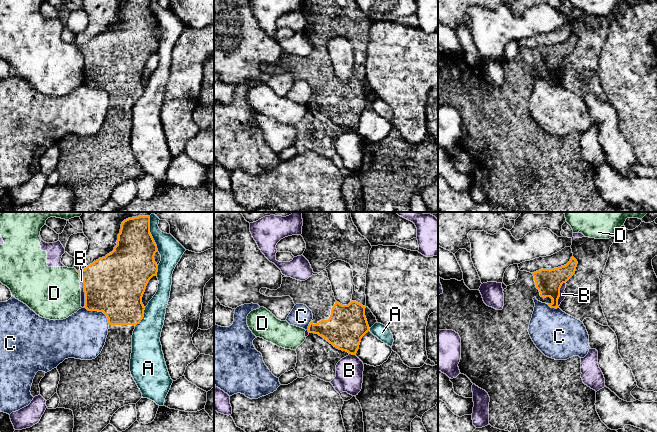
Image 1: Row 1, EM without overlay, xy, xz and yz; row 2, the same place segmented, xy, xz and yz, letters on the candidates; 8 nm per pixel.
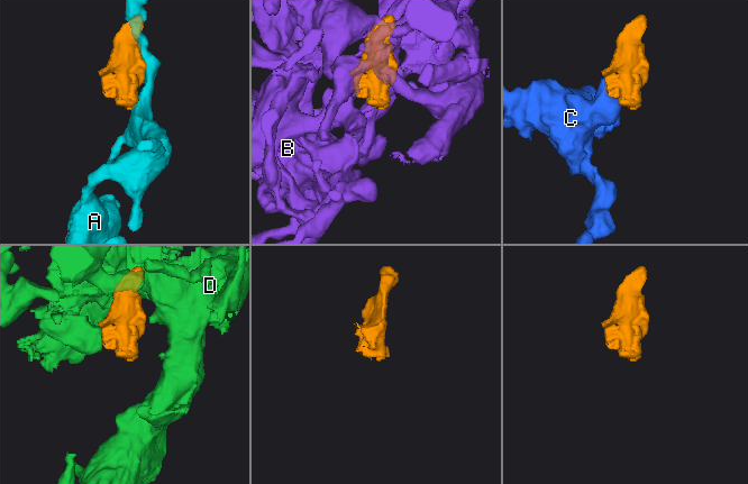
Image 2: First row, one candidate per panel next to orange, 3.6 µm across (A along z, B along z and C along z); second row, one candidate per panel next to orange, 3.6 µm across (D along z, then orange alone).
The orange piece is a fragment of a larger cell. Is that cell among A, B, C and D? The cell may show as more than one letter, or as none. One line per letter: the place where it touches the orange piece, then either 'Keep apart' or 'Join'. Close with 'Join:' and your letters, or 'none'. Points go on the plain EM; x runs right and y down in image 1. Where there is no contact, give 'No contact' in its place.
A: Touches orange at xy (152, 13). Keep apart
B: Touches orange at xy (84, 67). Keep apart
C: Touches orange at xy (99, 87). Keep apart
D: Touches orange at xy (78, 48). Keep apart
Join: none

